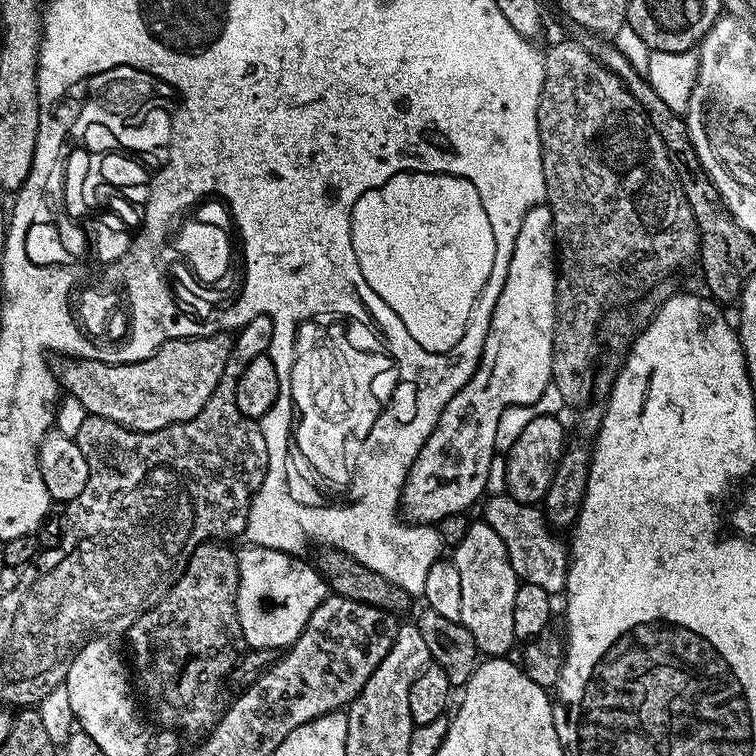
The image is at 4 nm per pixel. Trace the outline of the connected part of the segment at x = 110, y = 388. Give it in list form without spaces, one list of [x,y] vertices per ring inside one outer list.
[[[228,334],[168,340],[153,356],[133,364],[64,358],[54,371],[59,387],[78,398],[90,416],[118,422],[131,432],[153,432],[194,418],[206,406],[222,378],[232,342]]]

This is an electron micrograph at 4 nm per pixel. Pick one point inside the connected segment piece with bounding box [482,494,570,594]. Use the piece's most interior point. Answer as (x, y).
(539, 558)

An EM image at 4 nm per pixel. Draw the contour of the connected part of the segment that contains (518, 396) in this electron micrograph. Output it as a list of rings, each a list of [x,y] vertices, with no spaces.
[[[547,203],[536,204],[528,211],[526,218],[522,218],[522,226],[514,242],[514,254],[510,254],[510,266],[506,270],[502,294],[498,294],[488,331],[483,333],[484,345],[476,373],[470,382],[466,382],[466,386],[462,386],[462,390],[458,390],[458,394],[454,394],[454,398],[450,398],[450,402],[446,402],[446,410],[442,410],[430,438],[410,466],[400,495],[400,510],[405,521],[436,526],[442,518],[467,513],[467,508],[485,495],[484,487],[492,472],[492,456],[495,457],[498,452],[495,448],[498,418],[507,407],[536,402],[546,386],[552,383],[557,275],[558,249],[552,229],[552,209]]]

